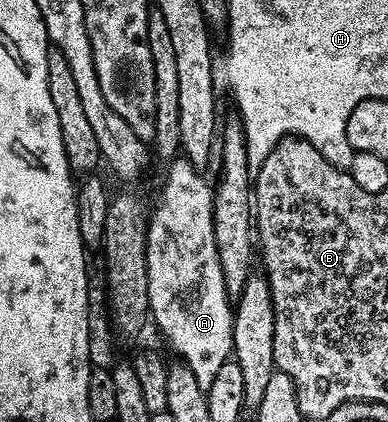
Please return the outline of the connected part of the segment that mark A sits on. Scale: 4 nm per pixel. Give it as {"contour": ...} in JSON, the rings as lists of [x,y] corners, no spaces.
{"contour":[[[187,164],[184,165],[183,182],[179,179],[179,174],[175,170],[171,170],[167,174],[167,187],[159,194],[159,203],[154,203],[153,209],[150,211],[147,219],[147,275],[149,276],[149,304],[151,305],[150,317],[153,322],[159,325],[161,333],[167,337],[167,342],[176,350],[178,361],[184,362],[189,368],[189,372],[193,372],[193,376],[197,378],[197,384],[205,391],[210,391],[213,380],[217,376],[217,371],[221,368],[221,364],[225,364],[232,357],[233,351],[233,298],[228,294],[225,288],[225,276],[221,272],[221,260],[217,252],[217,240],[213,232],[213,204],[215,203],[215,192],[212,183],[206,182],[202,178],[200,171],[196,167]]]}

